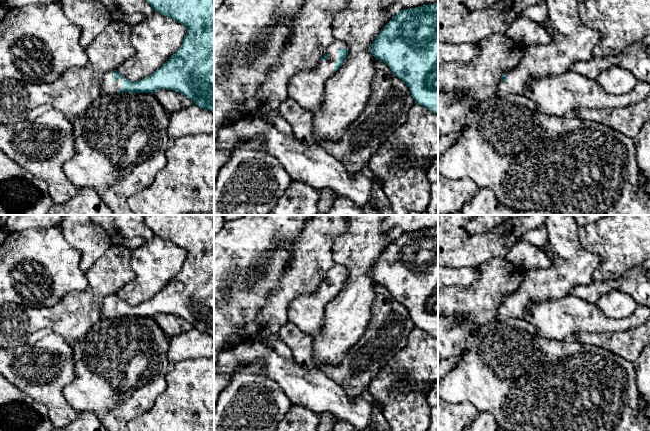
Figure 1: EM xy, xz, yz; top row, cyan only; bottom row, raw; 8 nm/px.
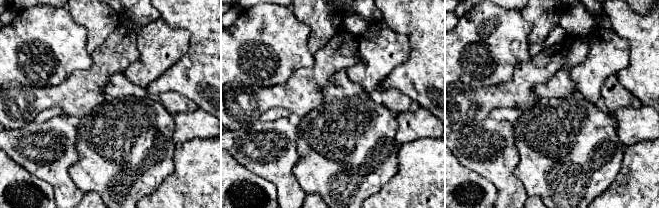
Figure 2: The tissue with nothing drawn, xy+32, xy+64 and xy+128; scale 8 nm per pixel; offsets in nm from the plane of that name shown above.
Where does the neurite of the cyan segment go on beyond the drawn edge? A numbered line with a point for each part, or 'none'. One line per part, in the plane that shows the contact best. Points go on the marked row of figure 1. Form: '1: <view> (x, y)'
1: xy (109, 86)

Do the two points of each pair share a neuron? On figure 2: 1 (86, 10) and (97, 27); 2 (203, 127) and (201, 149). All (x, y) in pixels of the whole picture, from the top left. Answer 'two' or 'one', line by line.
1: one
2: two

